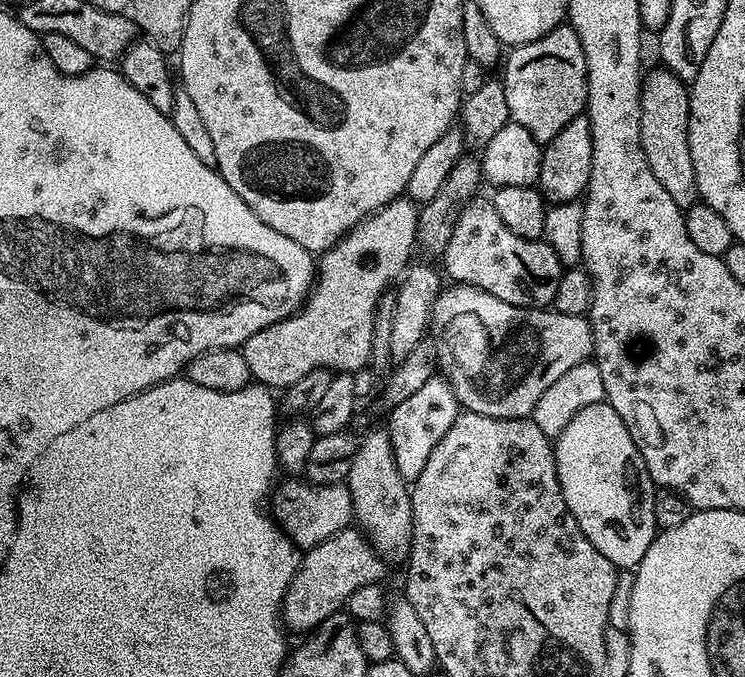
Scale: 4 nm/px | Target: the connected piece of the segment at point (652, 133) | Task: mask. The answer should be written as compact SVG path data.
M657 66L652 73L643 77L640 85L640 141L650 162L654 178L666 189L666 194L674 198L681 210L697 203L700 191L694 178L694 162L690 162L690 142L688 141L688 94L690 88L679 80L673 72Z

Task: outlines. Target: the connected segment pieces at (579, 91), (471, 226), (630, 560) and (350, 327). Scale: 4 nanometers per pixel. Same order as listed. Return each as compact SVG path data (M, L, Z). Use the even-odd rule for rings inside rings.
M557 26L534 42L515 45L503 61L502 83L511 123L528 130L546 146L562 126L585 111L588 102L588 75L582 42L571 26Z
M480 199L468 200L456 213L454 230L442 257L443 271L446 276L448 271L449 281L481 288L486 294L494 294L494 298L514 306L547 309L555 305L558 282L566 271L558 254L543 238L527 240L514 234L498 218L491 199Z
M606 402L586 406L578 410L578 414L570 418L570 426L566 426L566 430L555 437L554 451L562 498L568 512L578 522L582 534L586 534L598 554L606 554L606 558L610 558L617 570L635 569L642 562L642 554L646 554L658 531L654 518L654 498L658 488L646 470L640 448L634 442L630 430L626 430L626 422L622 422L622 418L618 418L616 411Z
M407 198L391 200L323 253L318 260L318 283L301 304L300 311L274 322L274 326L266 326L266 330L258 330L258 334L251 336L242 346L252 380L272 390L285 390L319 368L331 369L336 374L356 374L359 368L367 369L372 359L372 335L376 325L374 314L380 295L397 283L398 277L413 259L419 217L417 205L413 201Z

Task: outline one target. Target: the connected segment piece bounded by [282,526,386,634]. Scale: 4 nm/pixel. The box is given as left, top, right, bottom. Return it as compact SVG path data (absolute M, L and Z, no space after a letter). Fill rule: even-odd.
M355 527L343 528L334 538L318 542L318 546L307 549L301 555L300 568L284 595L282 623L285 629L311 633L319 624L326 622L326 618L341 611L358 586L383 581L384 571L384 559L376 555L368 537Z

